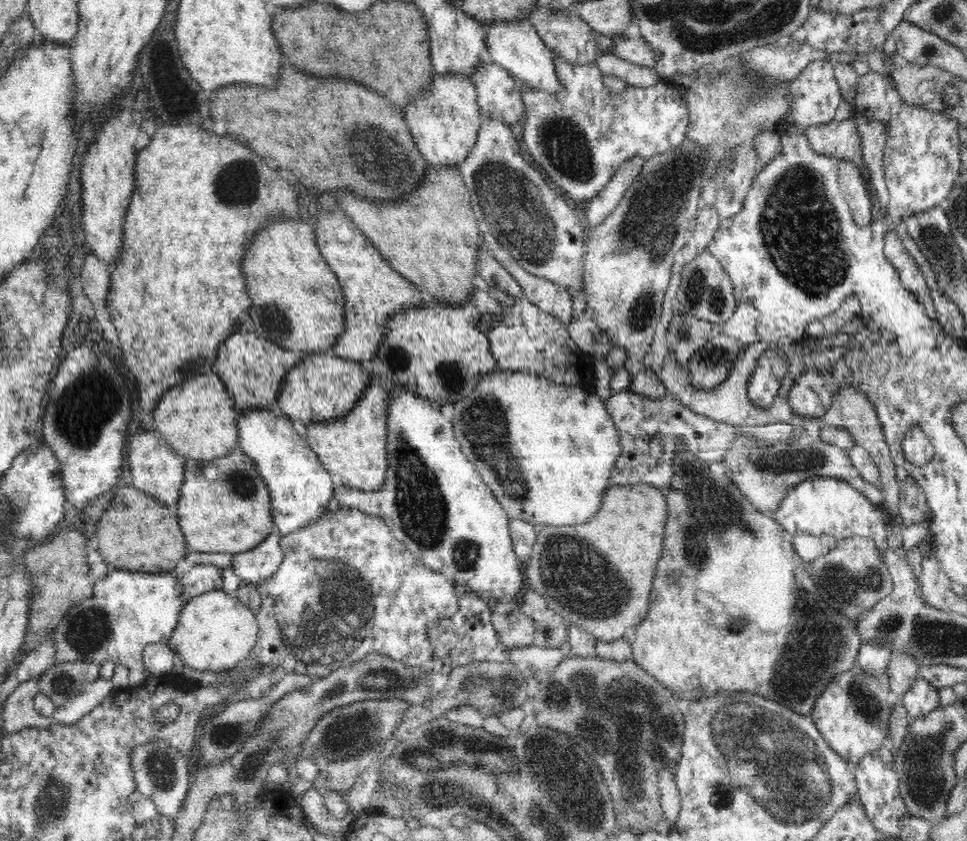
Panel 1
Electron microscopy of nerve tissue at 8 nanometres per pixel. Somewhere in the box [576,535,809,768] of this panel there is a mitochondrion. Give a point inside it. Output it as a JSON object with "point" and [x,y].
{"point":[734,625]}

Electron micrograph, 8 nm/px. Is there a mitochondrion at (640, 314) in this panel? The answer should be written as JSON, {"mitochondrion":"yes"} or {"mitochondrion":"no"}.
{"mitochondrion":"yes"}

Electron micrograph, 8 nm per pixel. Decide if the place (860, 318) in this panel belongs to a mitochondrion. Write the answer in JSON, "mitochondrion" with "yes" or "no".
{"mitochondrion":"no"}

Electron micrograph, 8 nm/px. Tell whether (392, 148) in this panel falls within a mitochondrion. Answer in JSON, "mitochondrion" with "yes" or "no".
{"mitochondrion":"yes"}

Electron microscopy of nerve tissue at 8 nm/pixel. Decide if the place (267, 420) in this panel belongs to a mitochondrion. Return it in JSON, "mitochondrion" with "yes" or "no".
{"mitochondrion":"no"}

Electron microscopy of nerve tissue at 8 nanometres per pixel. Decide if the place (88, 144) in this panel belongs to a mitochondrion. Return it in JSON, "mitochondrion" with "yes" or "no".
{"mitochondrion":"no"}

